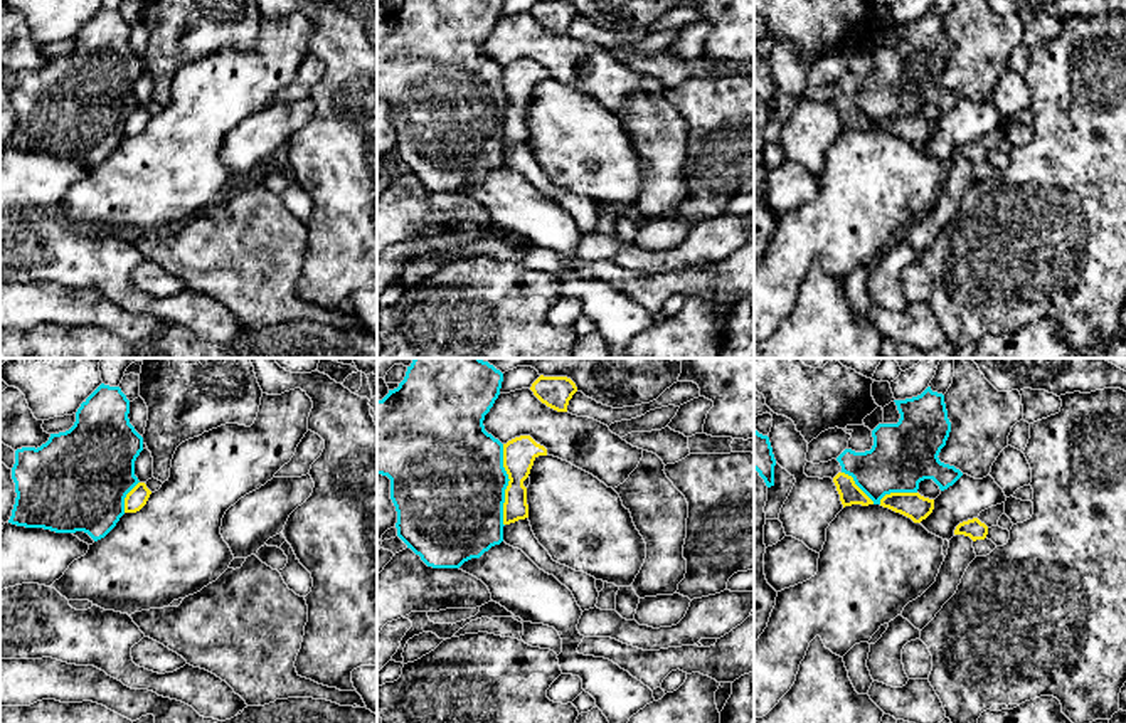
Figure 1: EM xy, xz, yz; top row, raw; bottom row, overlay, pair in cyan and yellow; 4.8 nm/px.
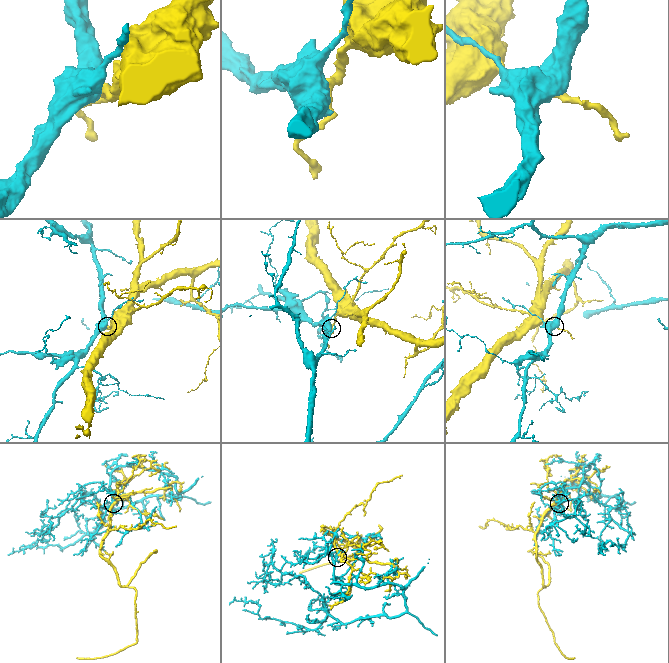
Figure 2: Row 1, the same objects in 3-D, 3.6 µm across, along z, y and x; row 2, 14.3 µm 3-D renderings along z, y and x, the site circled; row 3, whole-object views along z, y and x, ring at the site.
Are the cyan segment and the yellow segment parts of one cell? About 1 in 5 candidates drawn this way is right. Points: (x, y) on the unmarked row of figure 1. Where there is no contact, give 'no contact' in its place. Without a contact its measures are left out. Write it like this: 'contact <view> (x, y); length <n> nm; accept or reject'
contact xz (507, 108); length 400 nm; reject

